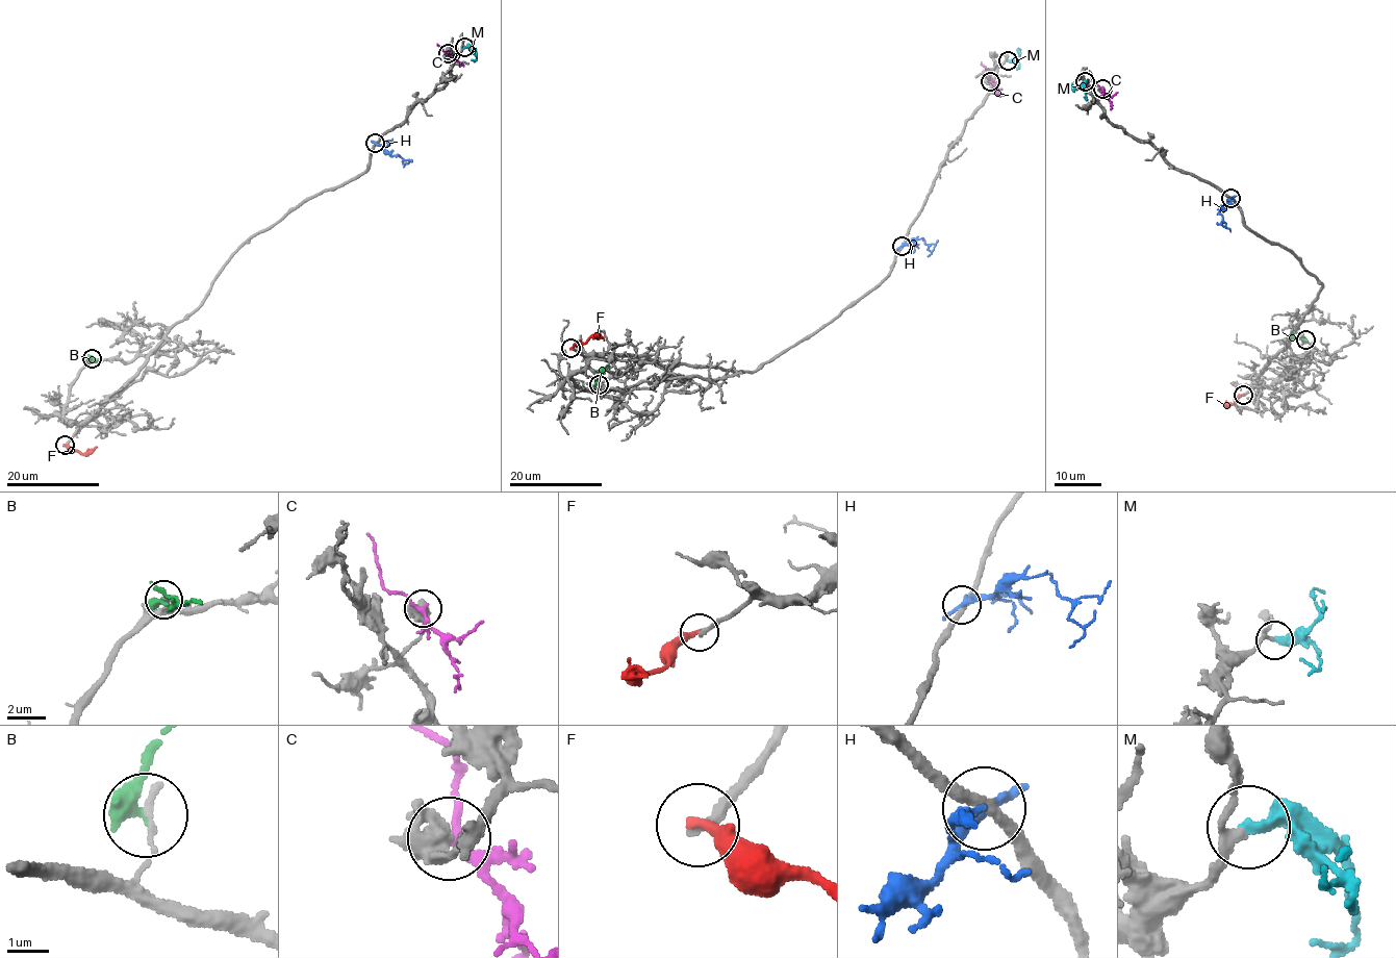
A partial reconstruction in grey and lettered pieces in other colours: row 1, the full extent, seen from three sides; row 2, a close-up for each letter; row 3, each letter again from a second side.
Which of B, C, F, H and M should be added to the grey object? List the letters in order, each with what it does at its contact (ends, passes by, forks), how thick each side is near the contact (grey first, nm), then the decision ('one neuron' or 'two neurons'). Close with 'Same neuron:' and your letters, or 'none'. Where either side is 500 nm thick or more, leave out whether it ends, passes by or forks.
B: calibres 180 and 500 nm; two neurons
C: it passes by; calibres 440 and 220 nm; two neurons
F: it ends; calibres 240 and 280 nm; two neurons
H: it passes by; calibres 280 and 240 nm; two neurons
M: it ends; calibres 180 and 360 nm; one neuron
Same neuron: M

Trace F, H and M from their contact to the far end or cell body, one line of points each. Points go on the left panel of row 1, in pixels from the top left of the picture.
F: (65, 446), (83, 453), (92, 452), (97, 447)
H: (376, 143), (390, 155), (403, 158), (402, 162), (407, 164), (404, 167)
M: (464, 47), (475, 51), (476, 58), (472, 60)

